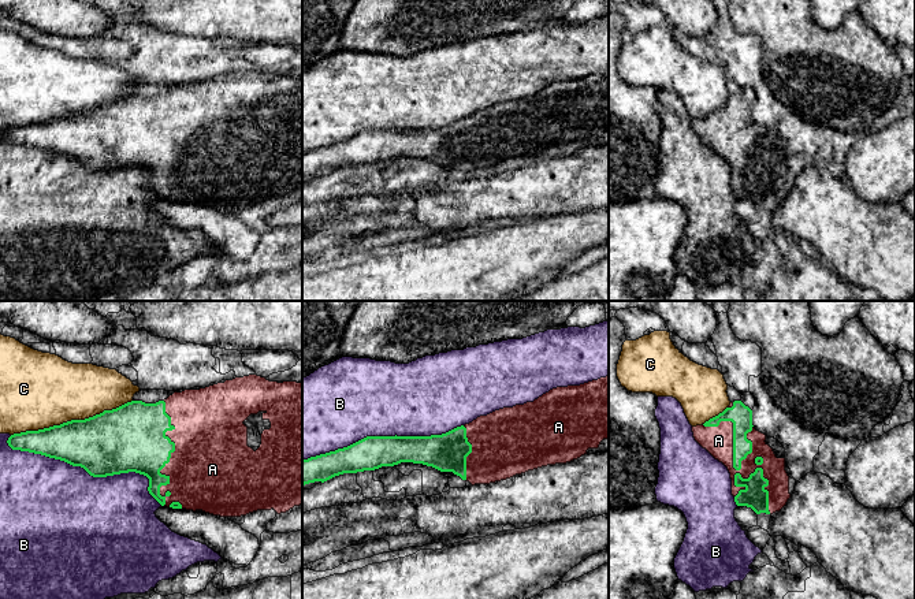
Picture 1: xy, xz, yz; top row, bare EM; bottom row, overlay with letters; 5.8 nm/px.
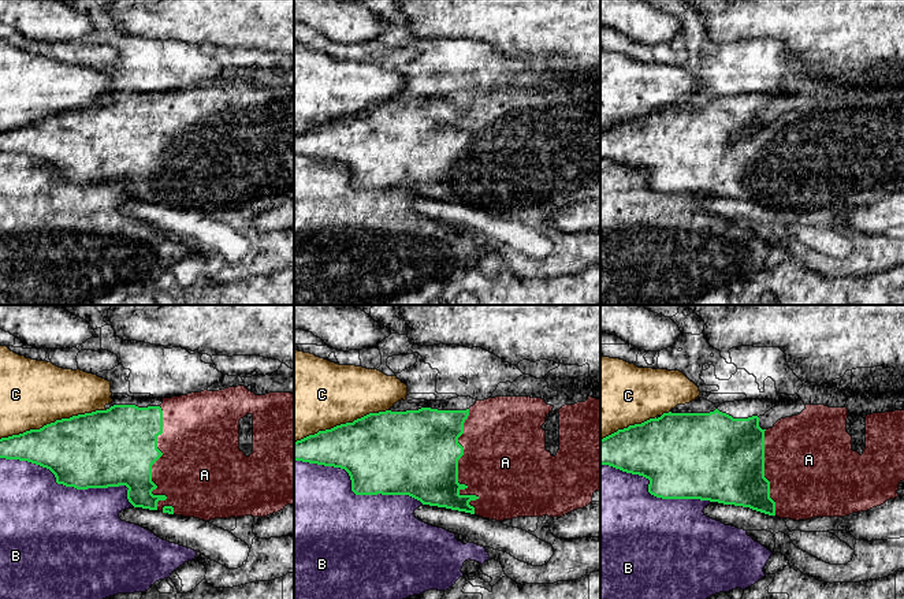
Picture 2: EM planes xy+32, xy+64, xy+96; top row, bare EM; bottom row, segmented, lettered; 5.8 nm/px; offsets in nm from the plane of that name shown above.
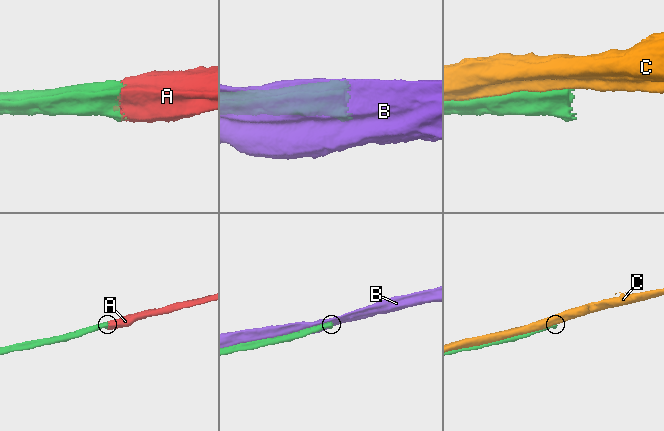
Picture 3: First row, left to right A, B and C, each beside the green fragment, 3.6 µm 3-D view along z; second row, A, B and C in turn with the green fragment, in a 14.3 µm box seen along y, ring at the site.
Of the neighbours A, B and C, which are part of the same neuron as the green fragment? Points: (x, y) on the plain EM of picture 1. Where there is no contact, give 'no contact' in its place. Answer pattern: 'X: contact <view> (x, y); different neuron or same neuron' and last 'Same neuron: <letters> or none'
A: contact yz (733, 160); same neuron
B: contact xy (89, 167); different neuron
C: contact xy (71, 114); different neuron
Same neuron: A

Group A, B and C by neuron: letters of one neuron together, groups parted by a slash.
A / B / C

